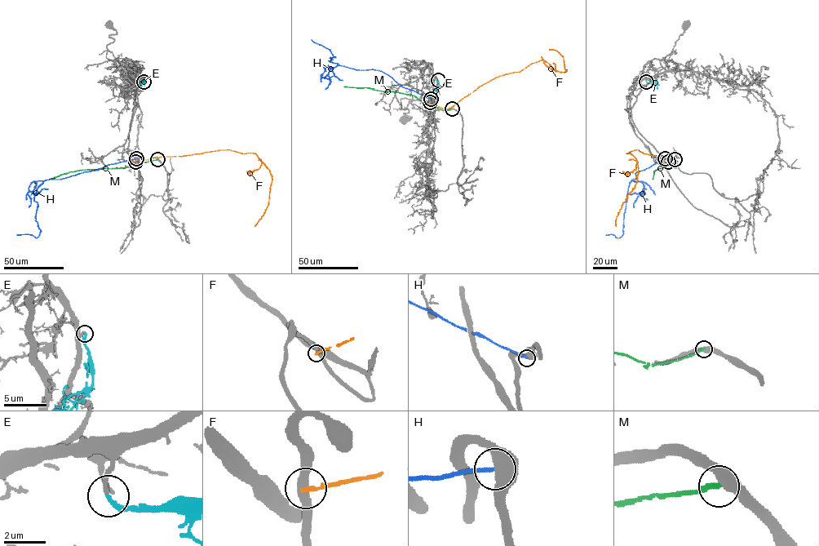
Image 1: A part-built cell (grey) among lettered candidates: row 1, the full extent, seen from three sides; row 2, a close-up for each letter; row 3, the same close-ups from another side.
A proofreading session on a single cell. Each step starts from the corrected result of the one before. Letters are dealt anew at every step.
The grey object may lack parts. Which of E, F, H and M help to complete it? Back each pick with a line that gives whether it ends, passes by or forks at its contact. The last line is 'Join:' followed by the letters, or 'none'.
E: It ends there
Join: E

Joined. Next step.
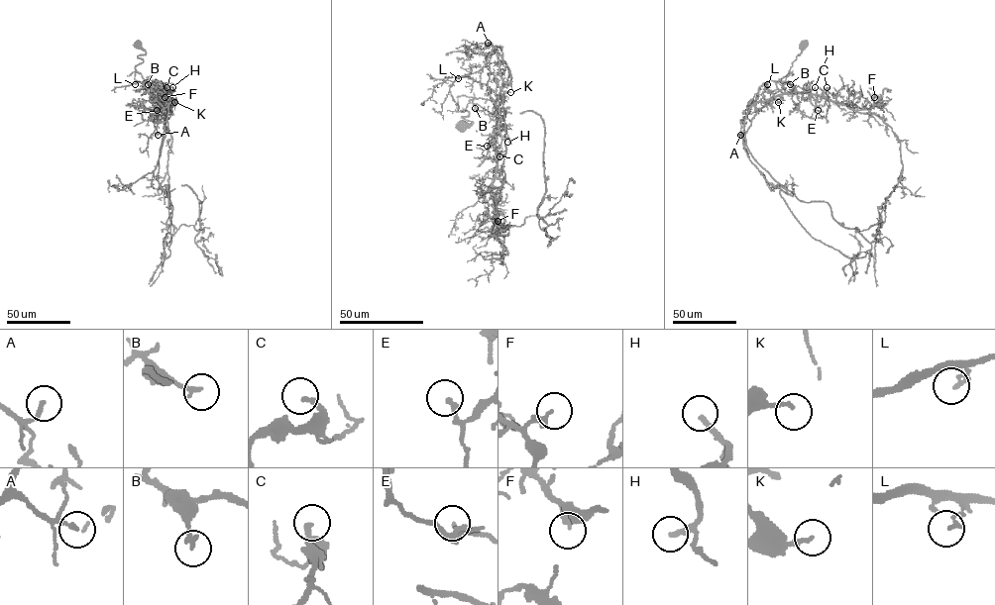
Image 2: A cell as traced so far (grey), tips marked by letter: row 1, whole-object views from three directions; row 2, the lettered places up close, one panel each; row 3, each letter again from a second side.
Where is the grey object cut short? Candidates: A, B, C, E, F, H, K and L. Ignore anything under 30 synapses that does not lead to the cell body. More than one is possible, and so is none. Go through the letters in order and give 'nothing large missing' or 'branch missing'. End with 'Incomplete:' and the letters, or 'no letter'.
A: nothing large missing
B: nothing large missing
C: nothing large missing
E: nothing large missing
F: nothing large missing
H: branch missing
K: nothing large missing
L: nothing large missing
Incomplete: H

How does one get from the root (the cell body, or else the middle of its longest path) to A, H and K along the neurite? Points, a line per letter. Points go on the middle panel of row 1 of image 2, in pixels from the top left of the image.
A: (462, 127), (472, 122), (458, 96), (494, 101), (508, 76), (500, 49), (488, 43)
H: (462, 127), (472, 122), (458, 96), (490, 99), (496, 132), (505, 128), (507, 142)
K: (462, 127), (472, 122), (462, 117), (468, 112), (458, 110), (458, 96), (494, 101), (504, 91), (510, 92)

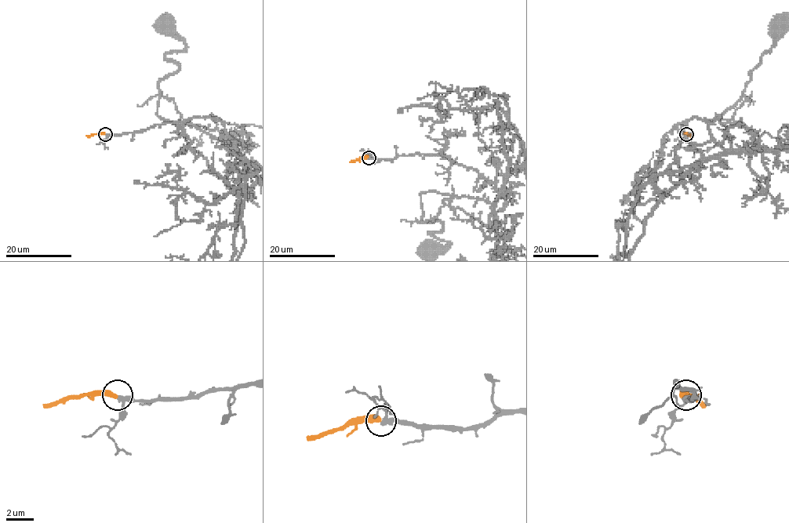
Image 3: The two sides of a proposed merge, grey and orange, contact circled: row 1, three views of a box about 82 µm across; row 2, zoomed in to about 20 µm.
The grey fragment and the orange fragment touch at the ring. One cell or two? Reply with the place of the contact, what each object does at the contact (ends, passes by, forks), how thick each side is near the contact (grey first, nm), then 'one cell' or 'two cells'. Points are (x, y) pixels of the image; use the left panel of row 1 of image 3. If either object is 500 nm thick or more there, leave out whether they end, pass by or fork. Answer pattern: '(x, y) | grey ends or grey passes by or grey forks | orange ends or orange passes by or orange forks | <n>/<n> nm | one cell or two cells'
(105, 134) | grey passes by | orange ends | 260/400 nm | one cell

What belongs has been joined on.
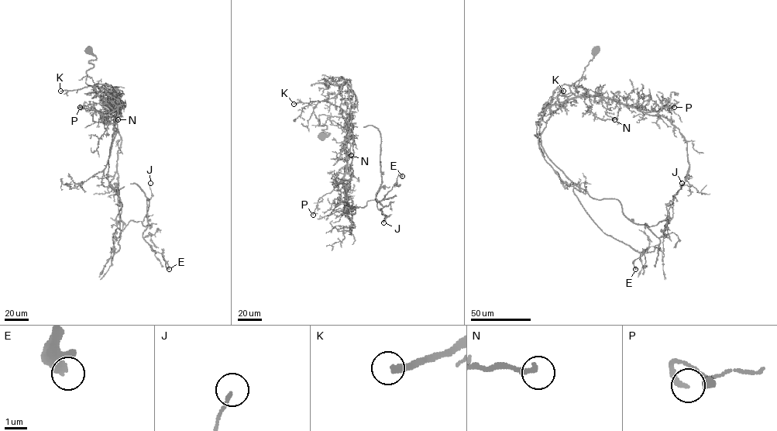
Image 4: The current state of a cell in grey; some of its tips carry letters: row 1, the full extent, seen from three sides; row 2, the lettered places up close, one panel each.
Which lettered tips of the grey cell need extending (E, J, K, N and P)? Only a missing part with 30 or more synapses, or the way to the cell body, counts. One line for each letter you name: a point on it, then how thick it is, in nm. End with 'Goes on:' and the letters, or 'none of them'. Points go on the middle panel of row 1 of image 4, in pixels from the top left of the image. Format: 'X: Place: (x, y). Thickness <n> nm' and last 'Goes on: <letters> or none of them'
K: Place: (293, 104). Thickness 320 nm
Goes on: K

